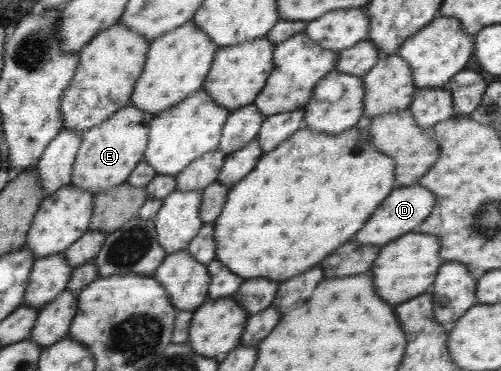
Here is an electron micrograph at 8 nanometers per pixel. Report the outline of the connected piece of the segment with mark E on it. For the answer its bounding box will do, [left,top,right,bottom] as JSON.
[72,103,152,195]

